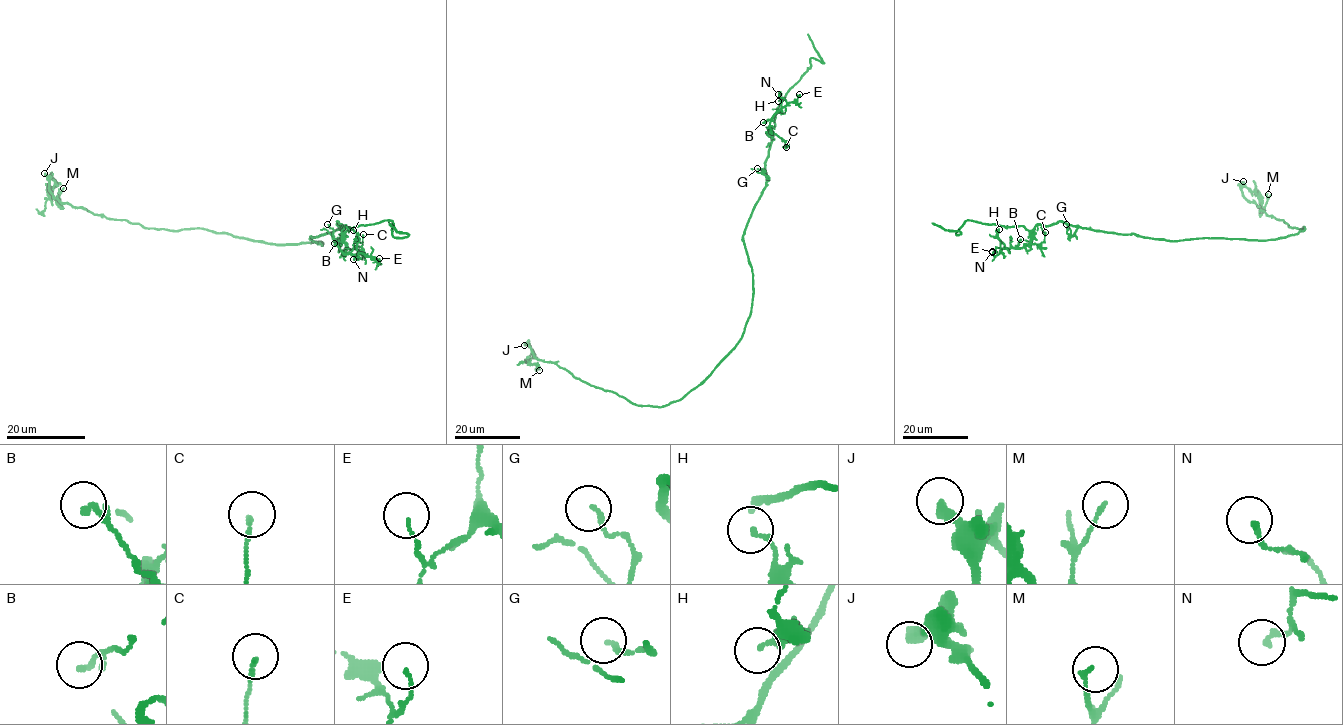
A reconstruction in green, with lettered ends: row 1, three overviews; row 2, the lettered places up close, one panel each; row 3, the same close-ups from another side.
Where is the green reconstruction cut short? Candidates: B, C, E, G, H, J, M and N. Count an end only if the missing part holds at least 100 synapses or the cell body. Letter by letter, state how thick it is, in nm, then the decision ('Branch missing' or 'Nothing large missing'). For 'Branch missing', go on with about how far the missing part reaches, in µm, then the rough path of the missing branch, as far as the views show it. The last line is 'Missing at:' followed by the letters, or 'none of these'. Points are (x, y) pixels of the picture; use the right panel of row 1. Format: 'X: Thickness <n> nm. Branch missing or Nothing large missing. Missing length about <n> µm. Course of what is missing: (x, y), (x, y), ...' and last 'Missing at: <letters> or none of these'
B: Thickness 130 nm. Nothing large missing
C: Thickness 120 nm. Nothing large missing
E: Thickness 90 nm. Nothing large missing
G: Thickness 140 nm. Nothing large missing
H: Thickness 100 nm. Nothing large missing
J: Thickness 380 nm. Nothing large missing
M: Thickness 120 nm. Nothing large missing
N: Thickness 170 nm. Nothing large missing
Missing at: none of these

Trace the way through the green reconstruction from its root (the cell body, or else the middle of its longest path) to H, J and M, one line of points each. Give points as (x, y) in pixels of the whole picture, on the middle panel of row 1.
H: (747, 321), (753, 276), (743, 233), (765, 186), (770, 120), (781, 107), (778, 101)
J: (747, 321), (741, 339), (703, 381), (660, 407), (636, 405), (583, 382), (539, 360), (524, 345)
M: (747, 321), (703, 381), (660, 407), (583, 382), (539, 360), (528, 343), (539, 370)

